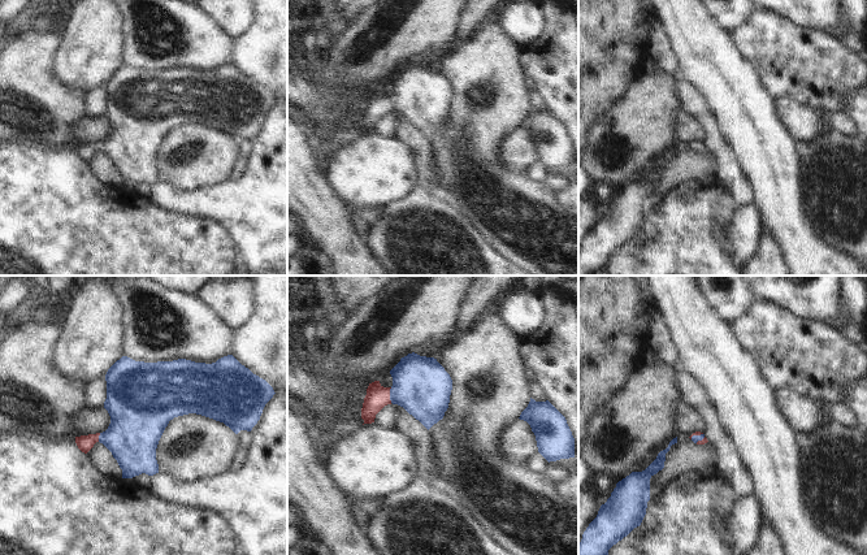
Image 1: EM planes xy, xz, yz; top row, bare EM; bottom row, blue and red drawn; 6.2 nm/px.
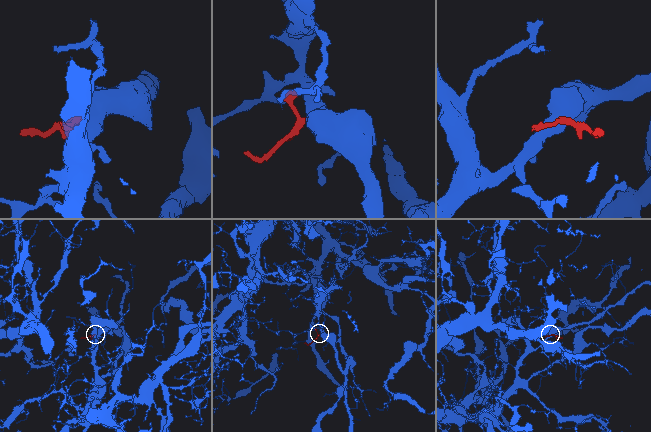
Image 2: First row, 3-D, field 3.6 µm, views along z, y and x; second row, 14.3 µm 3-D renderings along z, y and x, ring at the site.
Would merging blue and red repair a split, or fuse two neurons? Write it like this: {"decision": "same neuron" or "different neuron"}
{"decision": "same neuron"}

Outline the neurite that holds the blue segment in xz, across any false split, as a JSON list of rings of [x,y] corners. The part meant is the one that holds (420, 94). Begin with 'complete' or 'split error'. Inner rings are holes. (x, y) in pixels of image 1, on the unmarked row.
split error; [[[408,62],[390,83],[391,96],[383,96],[380,90],[369,92],[361,117],[364,133],[374,131],[376,123],[391,112],[403,116],[428,139],[443,127],[452,88],[437,68]]]

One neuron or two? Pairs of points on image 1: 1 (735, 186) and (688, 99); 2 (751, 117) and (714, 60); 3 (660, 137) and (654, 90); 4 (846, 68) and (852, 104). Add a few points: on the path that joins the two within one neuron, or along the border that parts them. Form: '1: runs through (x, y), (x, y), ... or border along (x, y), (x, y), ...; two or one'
1: runs through (727, 164), (724, 154), (714, 142), (707, 121); one
2: runs through (741, 103), (729, 83), (720, 74); one
3: runs through (654, 125), (654, 102); one
4: border along (853, 91), (844, 96), (841, 111); two

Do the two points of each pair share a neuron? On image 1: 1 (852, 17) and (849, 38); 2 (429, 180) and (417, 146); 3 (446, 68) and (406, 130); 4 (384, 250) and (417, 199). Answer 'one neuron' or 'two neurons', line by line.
1: one neuron
2: one neuron
3: two neurons
4: one neuron

